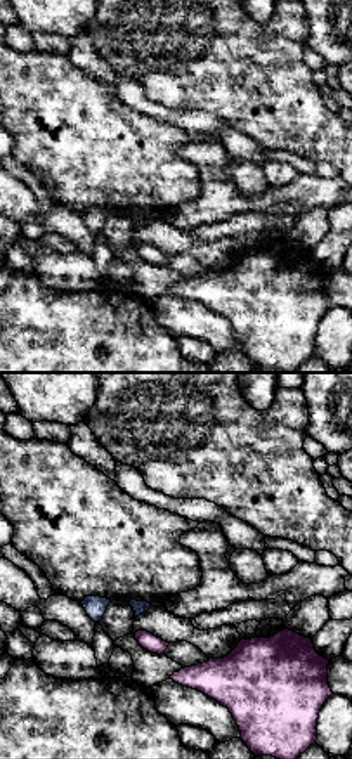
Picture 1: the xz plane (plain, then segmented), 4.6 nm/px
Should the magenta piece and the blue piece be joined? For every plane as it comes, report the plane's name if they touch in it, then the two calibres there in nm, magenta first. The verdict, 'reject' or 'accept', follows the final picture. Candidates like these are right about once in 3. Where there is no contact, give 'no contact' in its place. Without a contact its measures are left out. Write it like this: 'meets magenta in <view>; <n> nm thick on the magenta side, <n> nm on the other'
no contact

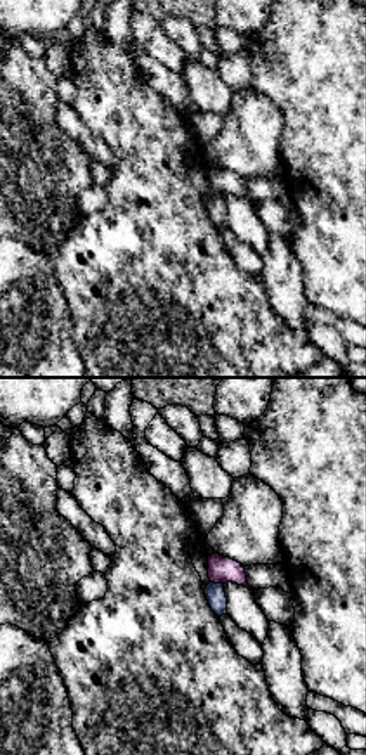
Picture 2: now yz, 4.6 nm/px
meets magenta in yz; 120 nm thick on the magenta side, 90 nm on the other

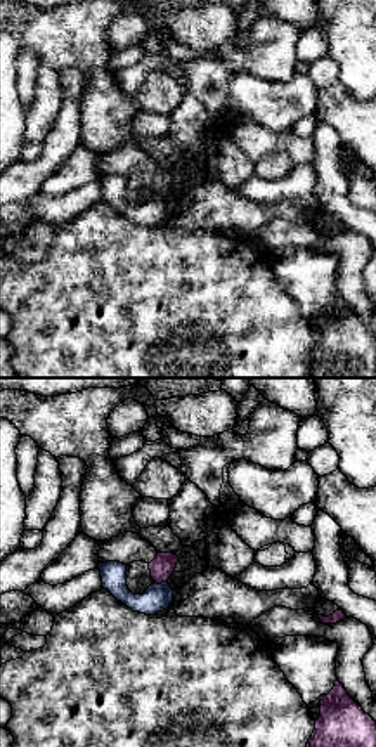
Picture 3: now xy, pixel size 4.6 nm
meets magenta in xy; 110 nm thick on the magenta side, 130 nm on the other

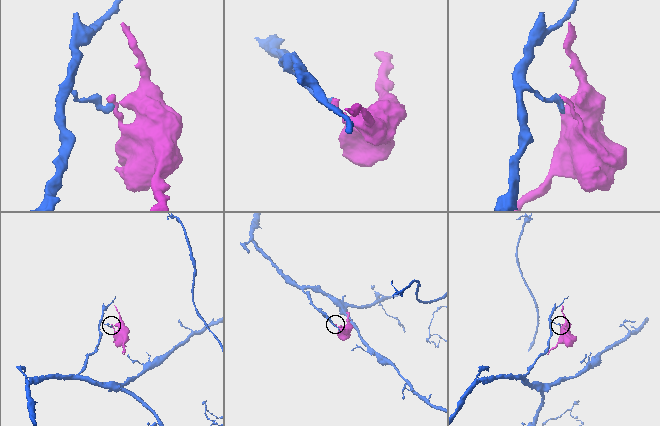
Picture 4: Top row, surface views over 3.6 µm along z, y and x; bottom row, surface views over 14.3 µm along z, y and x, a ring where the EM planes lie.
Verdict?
reject

